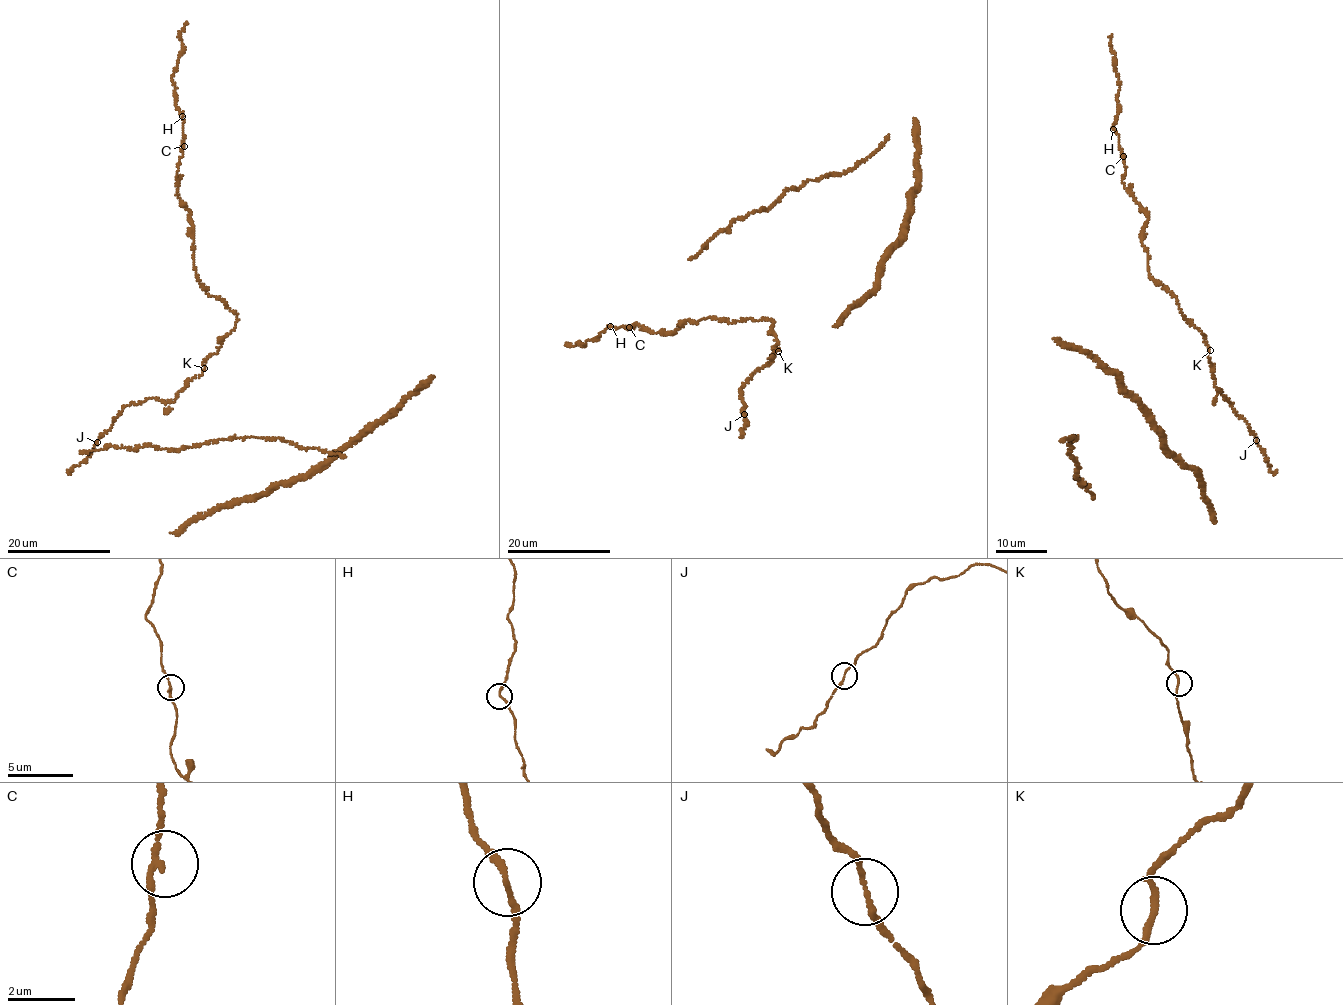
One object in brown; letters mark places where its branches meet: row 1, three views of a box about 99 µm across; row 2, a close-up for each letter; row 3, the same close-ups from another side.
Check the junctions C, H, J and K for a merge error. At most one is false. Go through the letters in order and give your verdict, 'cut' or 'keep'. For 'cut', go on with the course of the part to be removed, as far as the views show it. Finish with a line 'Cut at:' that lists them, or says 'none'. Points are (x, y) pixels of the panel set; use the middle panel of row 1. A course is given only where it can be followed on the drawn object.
C: keep
H: keep
J: keep
K: keep
Cut at: none

